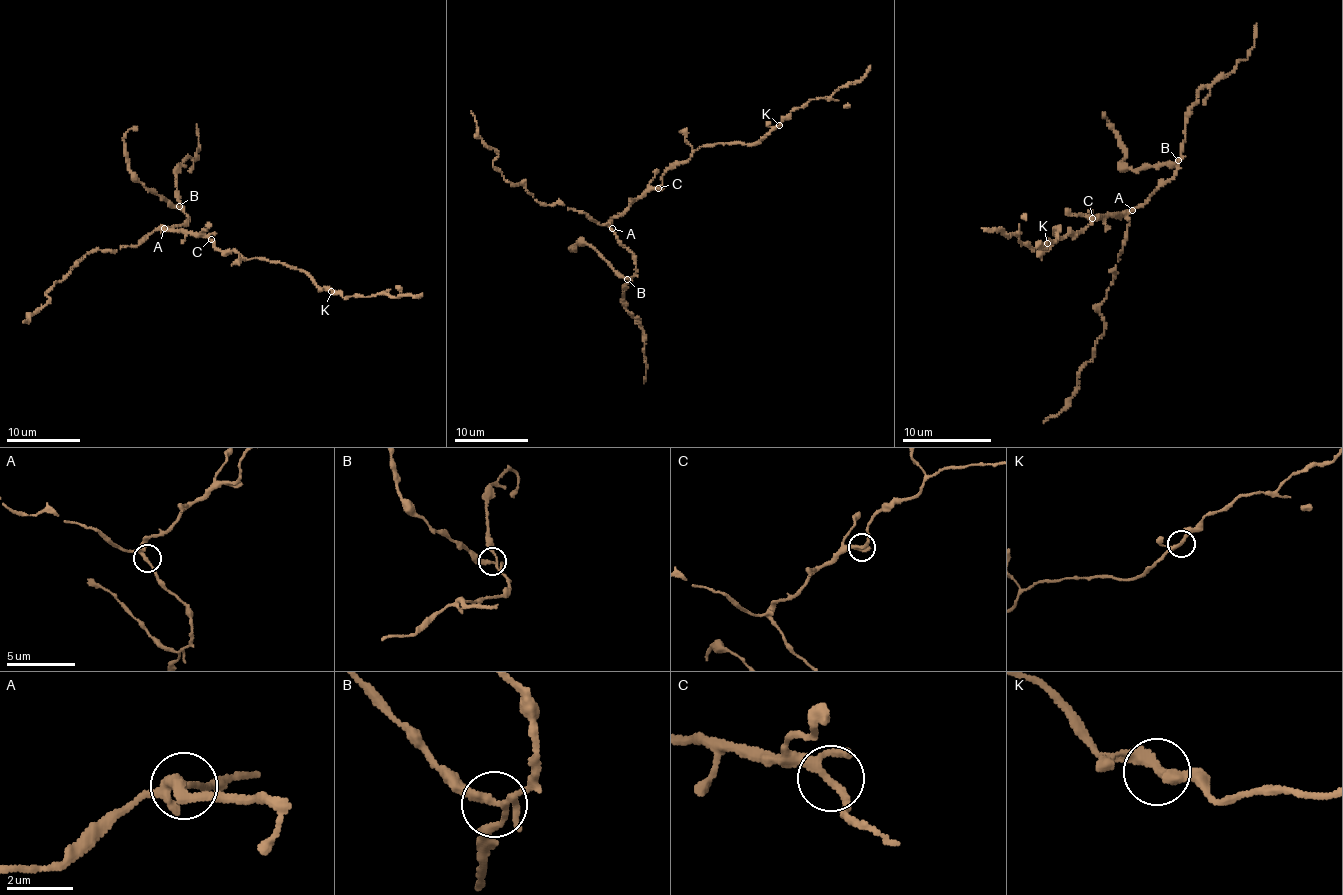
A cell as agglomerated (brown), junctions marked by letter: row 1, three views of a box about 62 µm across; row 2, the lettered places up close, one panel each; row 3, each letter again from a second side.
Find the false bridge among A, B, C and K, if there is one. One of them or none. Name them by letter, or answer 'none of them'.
B

